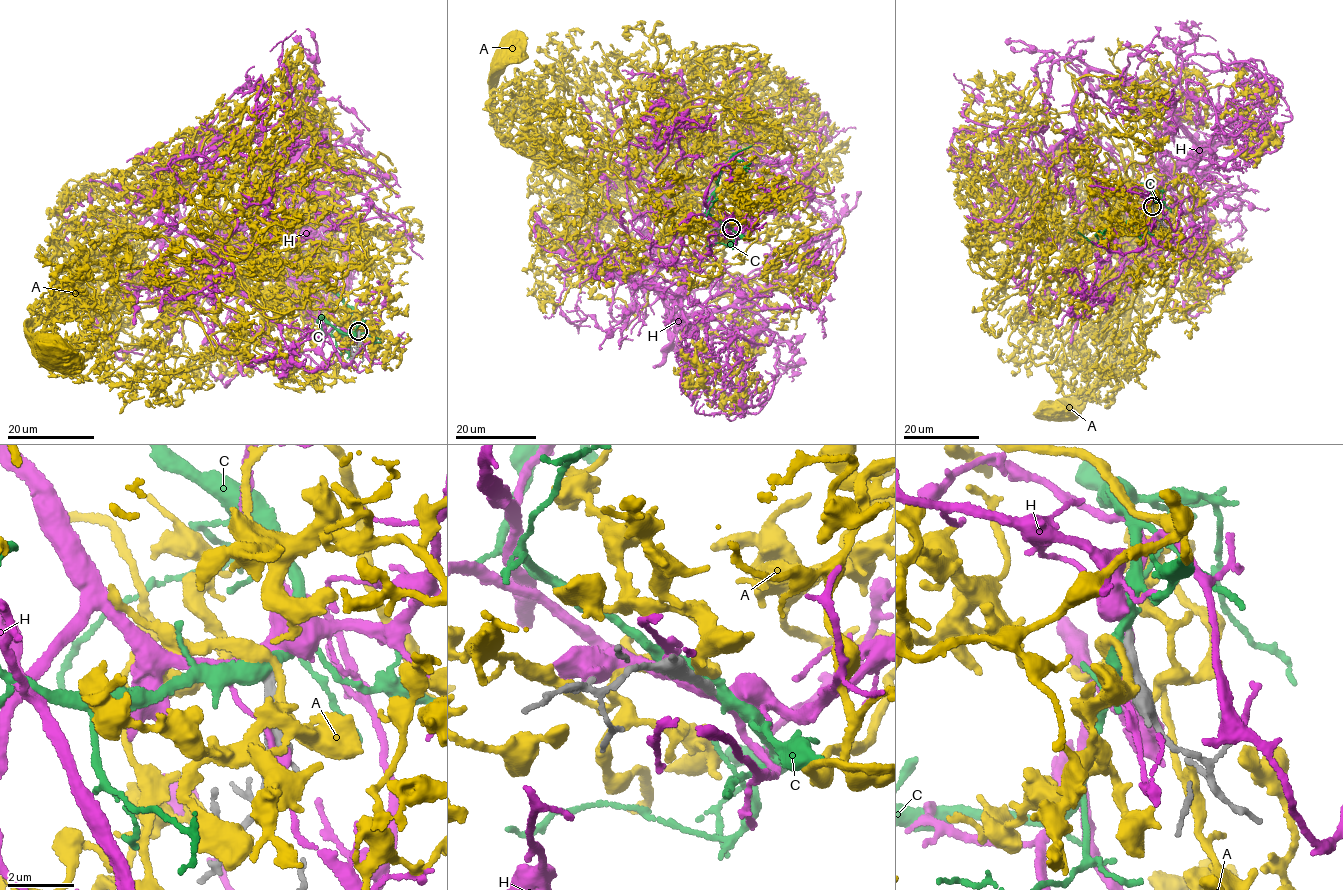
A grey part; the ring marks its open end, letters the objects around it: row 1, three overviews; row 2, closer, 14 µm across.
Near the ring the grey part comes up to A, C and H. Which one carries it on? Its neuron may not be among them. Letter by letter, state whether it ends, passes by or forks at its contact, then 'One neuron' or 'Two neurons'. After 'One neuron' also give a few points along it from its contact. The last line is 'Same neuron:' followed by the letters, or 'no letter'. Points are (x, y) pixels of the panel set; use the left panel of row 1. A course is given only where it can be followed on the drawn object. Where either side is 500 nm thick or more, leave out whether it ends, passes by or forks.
A: It passes by. Two neurons
C: It passes by. One neuron. Its course: (359, 332), (335, 335), (323, 331), (318, 321), (321, 316), (345, 333), (363, 332), (375, 340), (376, 338)
H: It passes by. Two neurons
Same neuron: C

